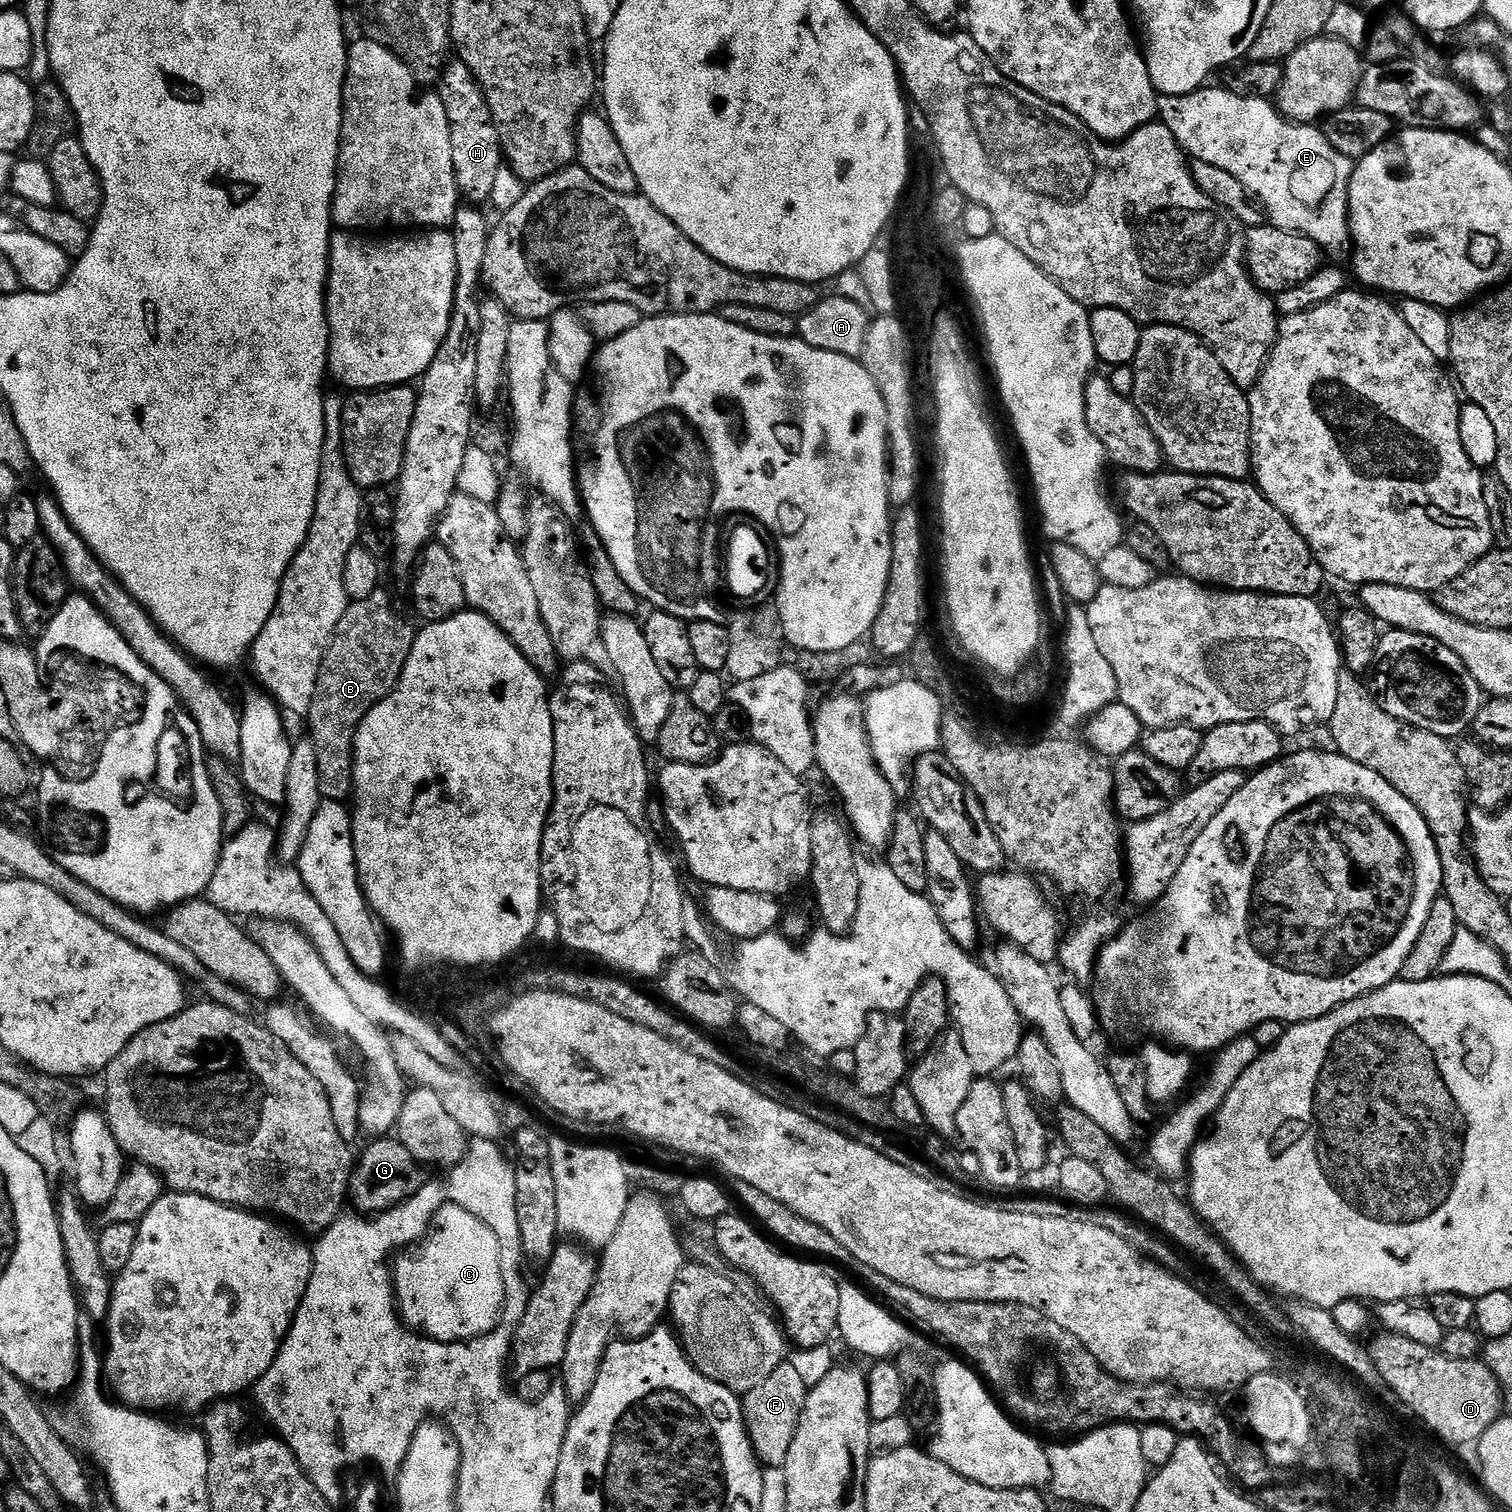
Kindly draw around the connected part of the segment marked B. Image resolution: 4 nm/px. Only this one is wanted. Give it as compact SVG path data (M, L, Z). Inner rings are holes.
M387 590L349 603L332 635L316 679L312 707L307 709L312 745L318 750L318 782L323 799L347 801L354 778L354 742L358 726L394 690L406 658L416 641L417 629L396 609Z

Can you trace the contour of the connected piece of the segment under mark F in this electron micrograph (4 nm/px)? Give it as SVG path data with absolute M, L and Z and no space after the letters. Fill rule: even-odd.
M789 1362L778 1366L766 1382L754 1386L754 1390L743 1393L744 1429L756 1451L756 1459L761 1465L770 1468L783 1468L786 1454L790 1454L790 1442L794 1442L794 1434L798 1430L798 1422L802 1414L802 1406L808 1397L808 1385L802 1380Z

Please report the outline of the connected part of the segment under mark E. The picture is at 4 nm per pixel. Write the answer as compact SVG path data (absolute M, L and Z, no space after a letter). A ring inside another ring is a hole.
M1205 86L1185 96L1160 96L1156 110L1159 123L1164 124L1170 134L1174 134L1174 138L1192 160L1210 162L1210 166L1219 166L1233 178L1238 178L1248 195L1262 205L1267 219L1274 227L1310 238L1329 257L1349 251L1348 187L1354 162L1338 154L1338 150L1326 142L1319 127L1293 124L1277 112L1272 100L1260 100L1257 96L1242 98L1223 86Z

